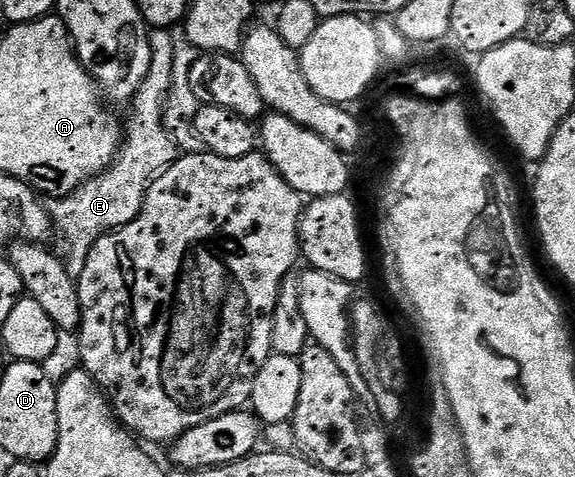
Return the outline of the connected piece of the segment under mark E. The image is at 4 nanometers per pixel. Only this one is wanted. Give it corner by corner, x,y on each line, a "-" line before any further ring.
150,30
149,44
151,45
151,65
147,65
147,77
143,77
139,89
133,94
131,100
133,112
129,115
129,123
127,119
121,150
114,157
113,163
93,179
81,183
79,189
75,189
70,195
54,198
51,203
53,226
56,234
58,236
61,234
61,239
65,242
63,258
67,273
72,279
80,279
87,257
91,253
95,241
99,241
101,235
108,235
109,232
115,231
119,227
126,227
128,223
135,221
135,217
139,217
151,184
179,158
178,140
170,134
164,125
164,107
169,90
172,88
172,73
174,72
175,41
172,30

